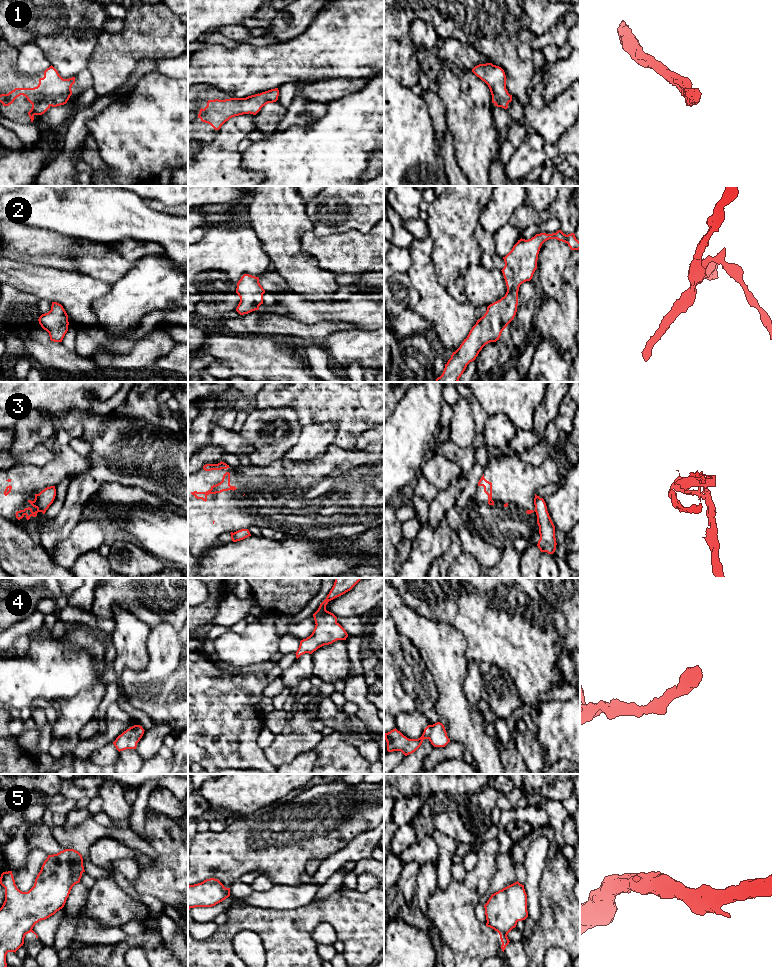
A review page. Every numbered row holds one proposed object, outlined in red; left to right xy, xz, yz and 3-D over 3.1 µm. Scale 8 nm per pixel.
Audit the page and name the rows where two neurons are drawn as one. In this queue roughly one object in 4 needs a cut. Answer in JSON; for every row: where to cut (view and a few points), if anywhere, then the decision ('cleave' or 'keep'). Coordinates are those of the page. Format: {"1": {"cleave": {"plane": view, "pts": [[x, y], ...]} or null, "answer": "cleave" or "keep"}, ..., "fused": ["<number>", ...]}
{"1": {"cleave": null, "answer": "keep"}, "2": {"cleave": null, "answer": "keep"}, "3": {"cleave": {"plane": "xy", "pts": [[26, 508], [24, 514]]}, "answer": "cleave"}, "4": {"cleave": null, "answer": "keep"}, "5": {"cleave": {"plane": "yz", "pts": [[497, 930], [506, 935]]}, "answer": "cleave"}, "fused": ["3", "5"]}

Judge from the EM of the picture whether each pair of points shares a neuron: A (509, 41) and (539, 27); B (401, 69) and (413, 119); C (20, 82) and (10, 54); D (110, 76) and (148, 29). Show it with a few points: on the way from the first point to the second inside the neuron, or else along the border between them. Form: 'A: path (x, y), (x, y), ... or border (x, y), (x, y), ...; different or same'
A: border (523, 10), (528, 17), (528, 29), (533, 34); different
B: border (394, 78), (410, 88); different
C: path (13, 75), (10, 72), (10, 61); same
D: path (113, 64), (136, 41); same

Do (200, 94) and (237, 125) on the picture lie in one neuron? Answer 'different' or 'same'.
different

